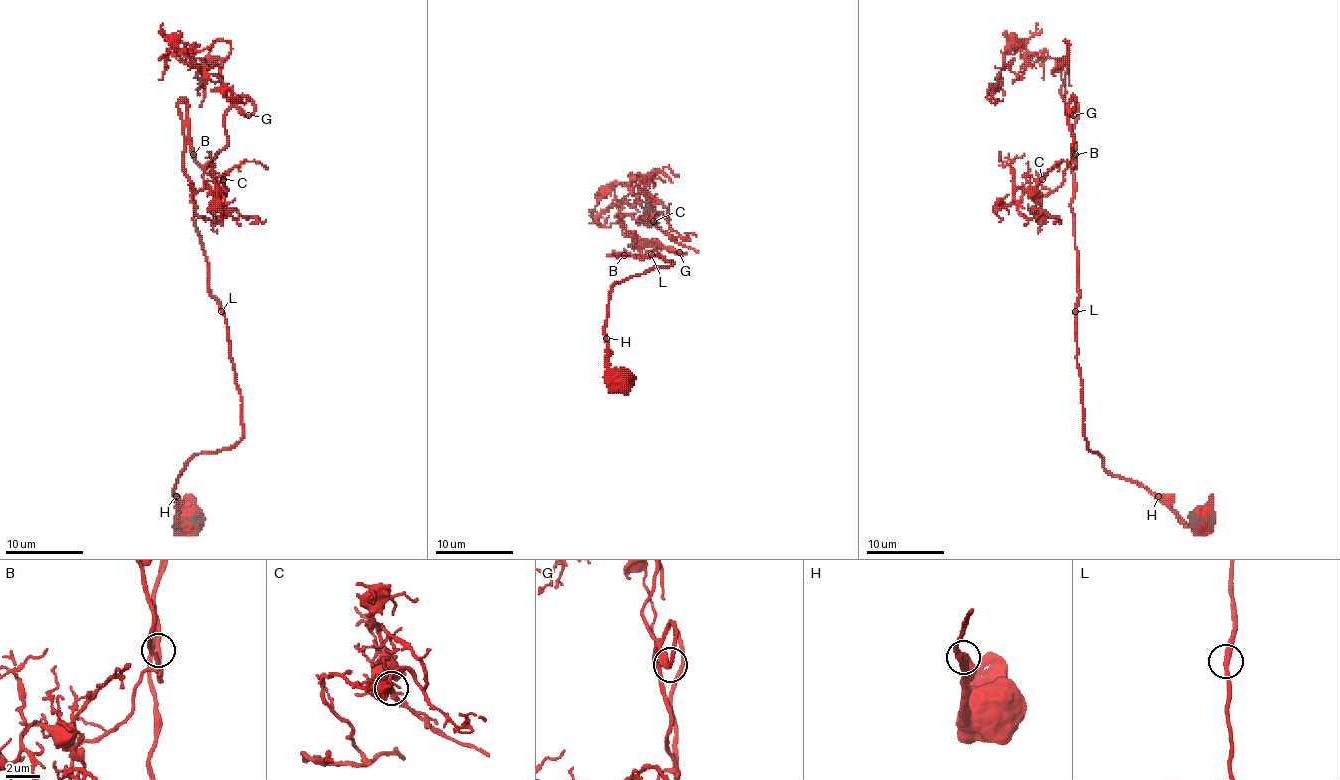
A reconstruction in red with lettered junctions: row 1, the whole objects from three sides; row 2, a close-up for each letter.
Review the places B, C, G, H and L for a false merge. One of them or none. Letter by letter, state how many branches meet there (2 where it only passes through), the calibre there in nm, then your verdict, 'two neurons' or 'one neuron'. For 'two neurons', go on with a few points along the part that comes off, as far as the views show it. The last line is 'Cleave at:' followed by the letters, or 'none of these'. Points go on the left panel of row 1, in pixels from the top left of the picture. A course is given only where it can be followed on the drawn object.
B: 2 | 300 nm | one neuron
C: 2 | 280 nm | one neuron
G: 2 | 300 nm | one neuron
H: 2 | 340 nm | one neuron
L: 2 | 320 nm | one neuron
Cleave at: none of these

